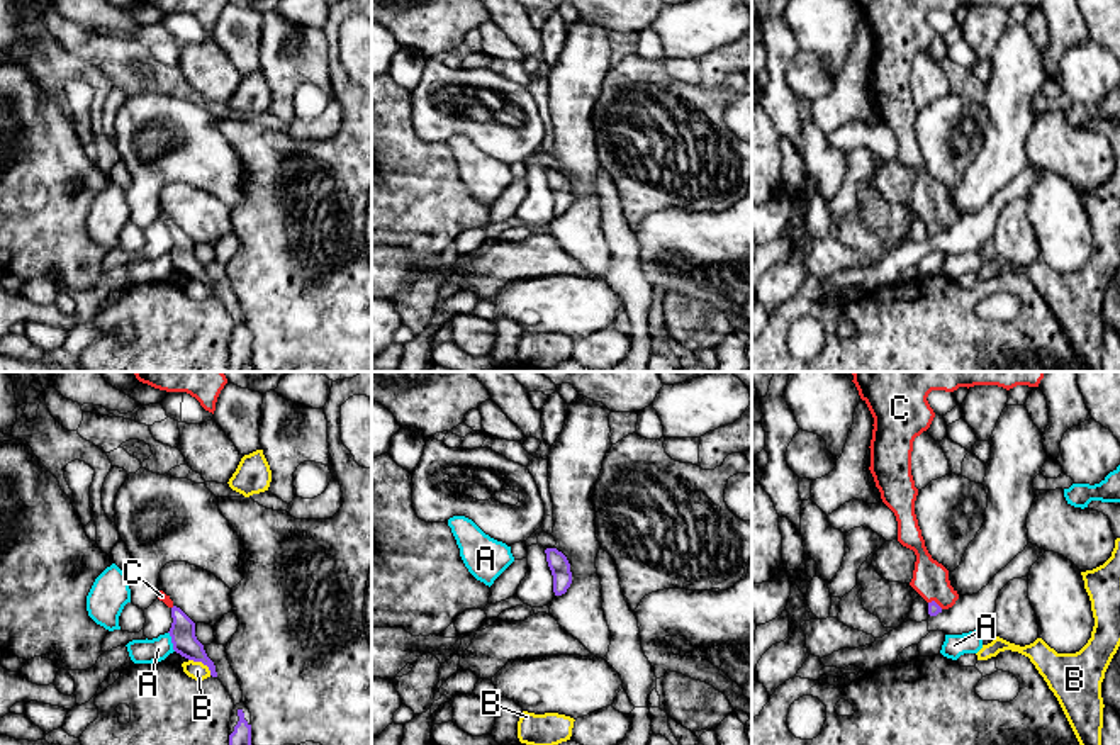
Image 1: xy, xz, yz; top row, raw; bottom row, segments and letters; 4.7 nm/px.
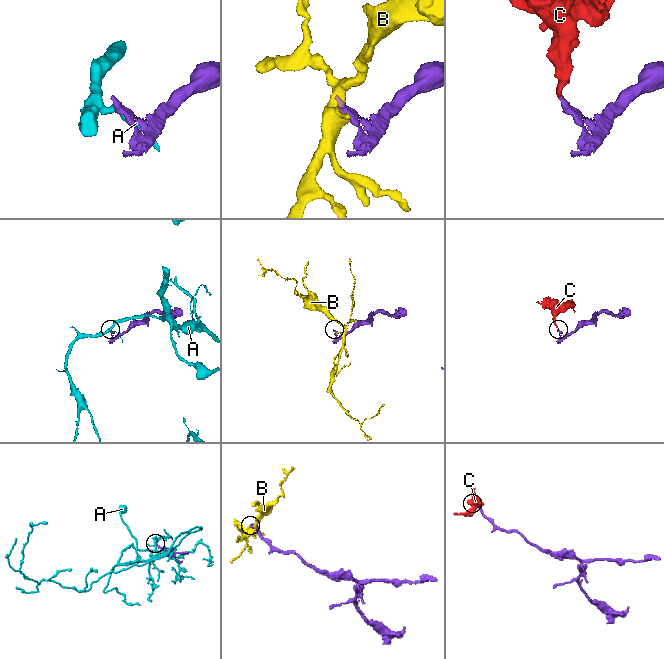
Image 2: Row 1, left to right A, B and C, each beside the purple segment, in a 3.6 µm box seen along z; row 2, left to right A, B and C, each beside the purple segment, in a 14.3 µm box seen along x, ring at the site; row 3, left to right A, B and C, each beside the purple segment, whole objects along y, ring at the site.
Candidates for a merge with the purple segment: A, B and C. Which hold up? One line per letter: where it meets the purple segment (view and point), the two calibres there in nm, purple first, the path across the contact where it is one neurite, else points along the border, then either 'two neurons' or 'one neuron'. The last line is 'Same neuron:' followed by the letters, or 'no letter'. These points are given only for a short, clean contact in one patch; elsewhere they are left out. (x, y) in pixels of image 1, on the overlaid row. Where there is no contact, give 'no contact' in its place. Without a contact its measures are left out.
A: contact xy (172, 642); calibres 120 and 110 nm; border xy (168, 632), (175, 650); two neurons
B: contact xy (202, 662); calibres 120 and 90 nm; border xy (189, 659), (201, 660), (211, 674); two neurons
C: contact yz (935, 603); calibres 60 and 180 nm; way yz (934, 608), (935, 603), (935, 588), (930, 579); one neuron
Same neuron: C

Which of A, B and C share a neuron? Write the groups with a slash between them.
A / B / C

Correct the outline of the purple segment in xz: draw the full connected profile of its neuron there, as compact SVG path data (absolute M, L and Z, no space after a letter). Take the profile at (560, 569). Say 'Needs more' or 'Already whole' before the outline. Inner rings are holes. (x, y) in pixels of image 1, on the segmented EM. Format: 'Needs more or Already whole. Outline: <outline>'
Already whole. Outline: M546 548L546 562L553 575L553 592L562 596L572 584L572 572L567 557L557 548Z

